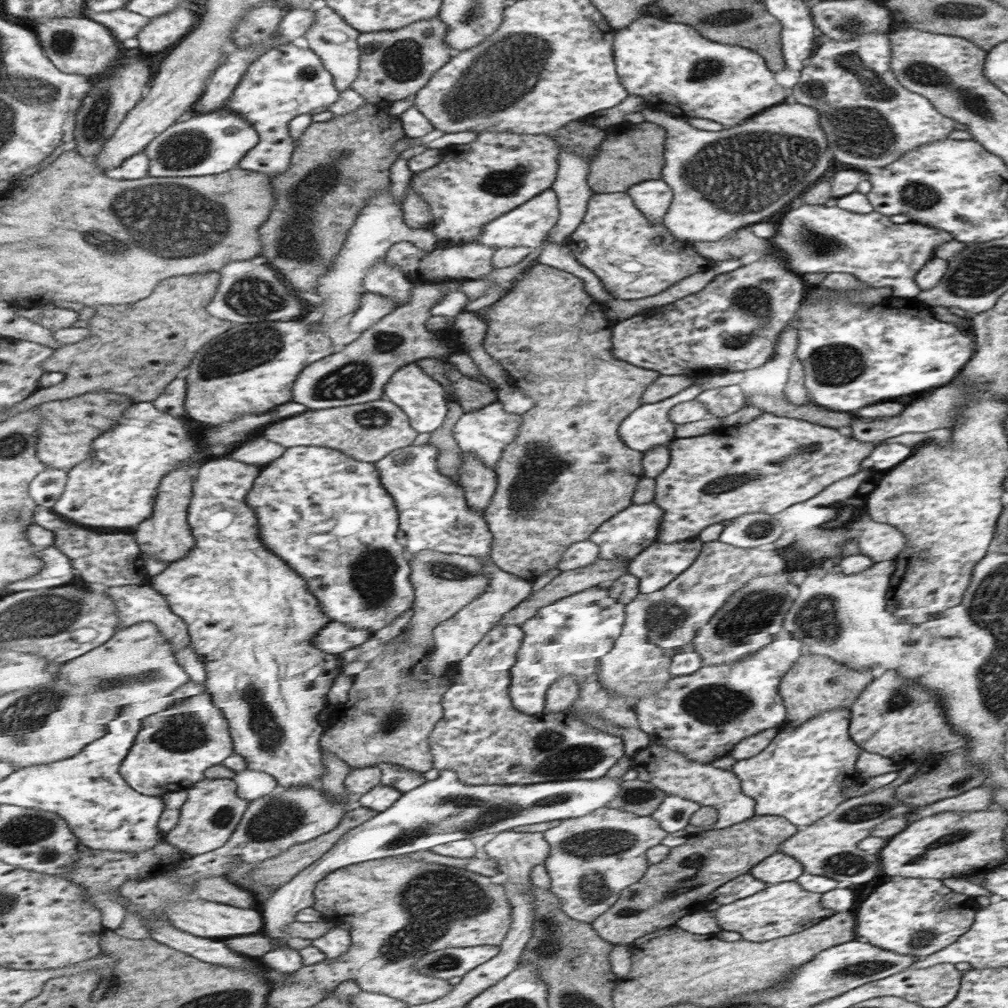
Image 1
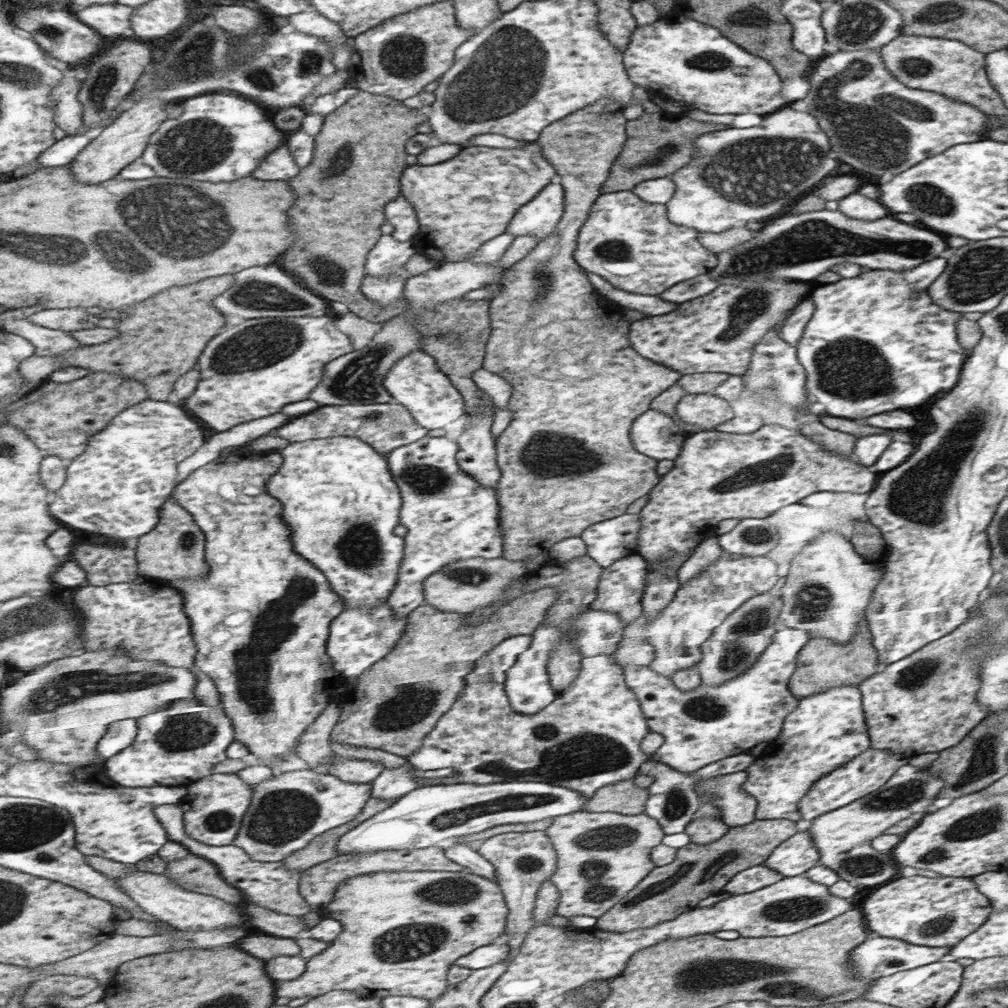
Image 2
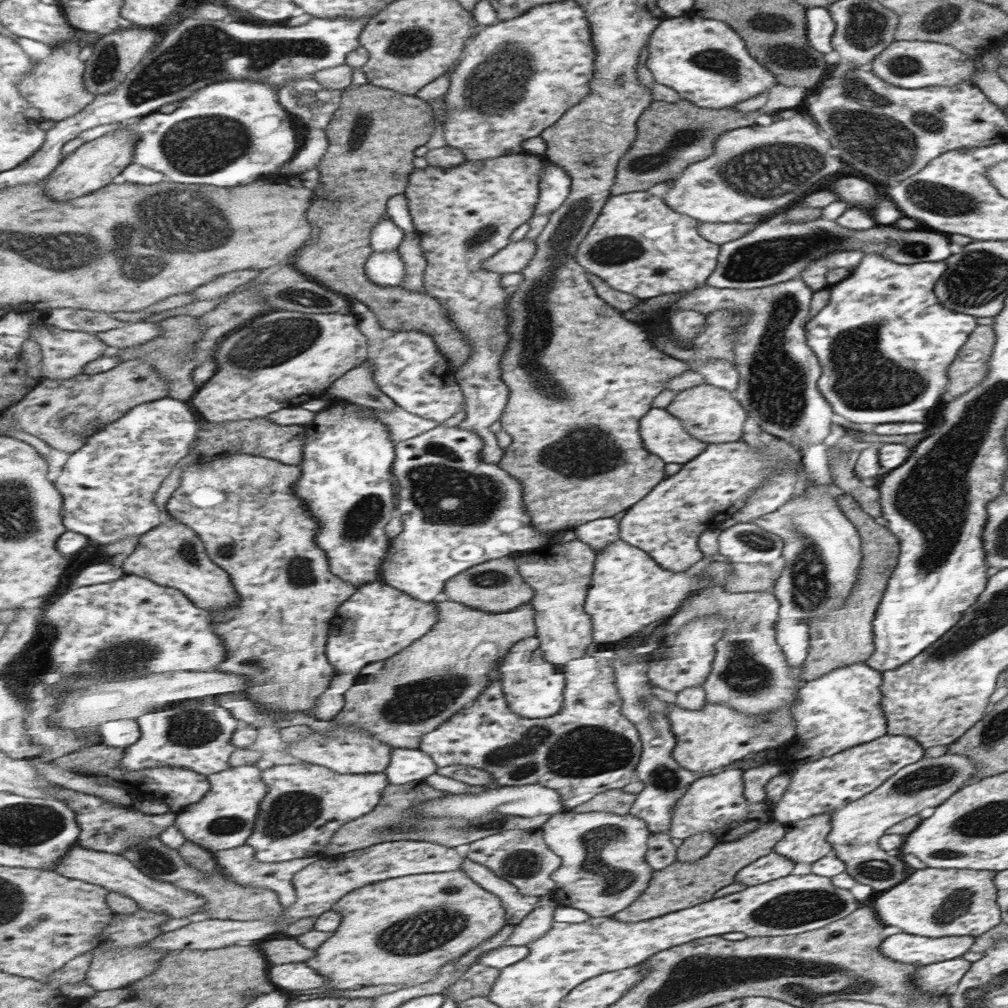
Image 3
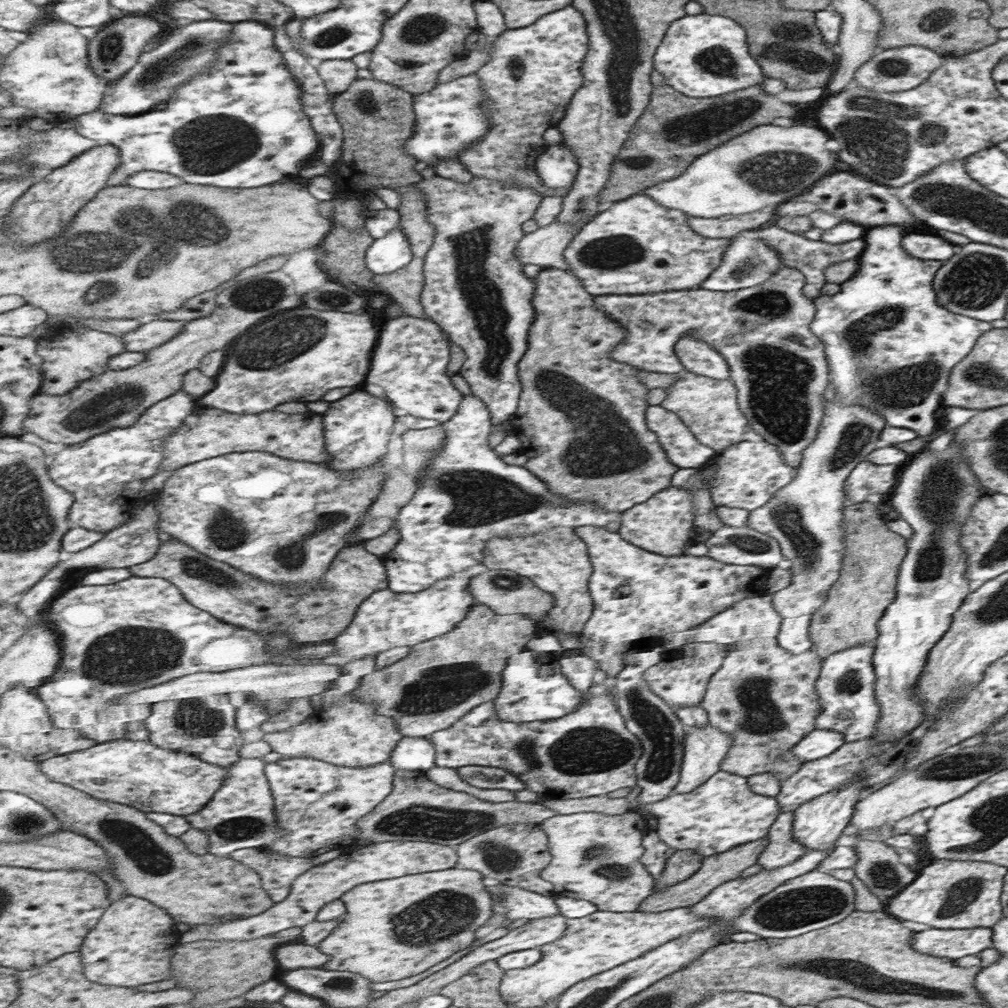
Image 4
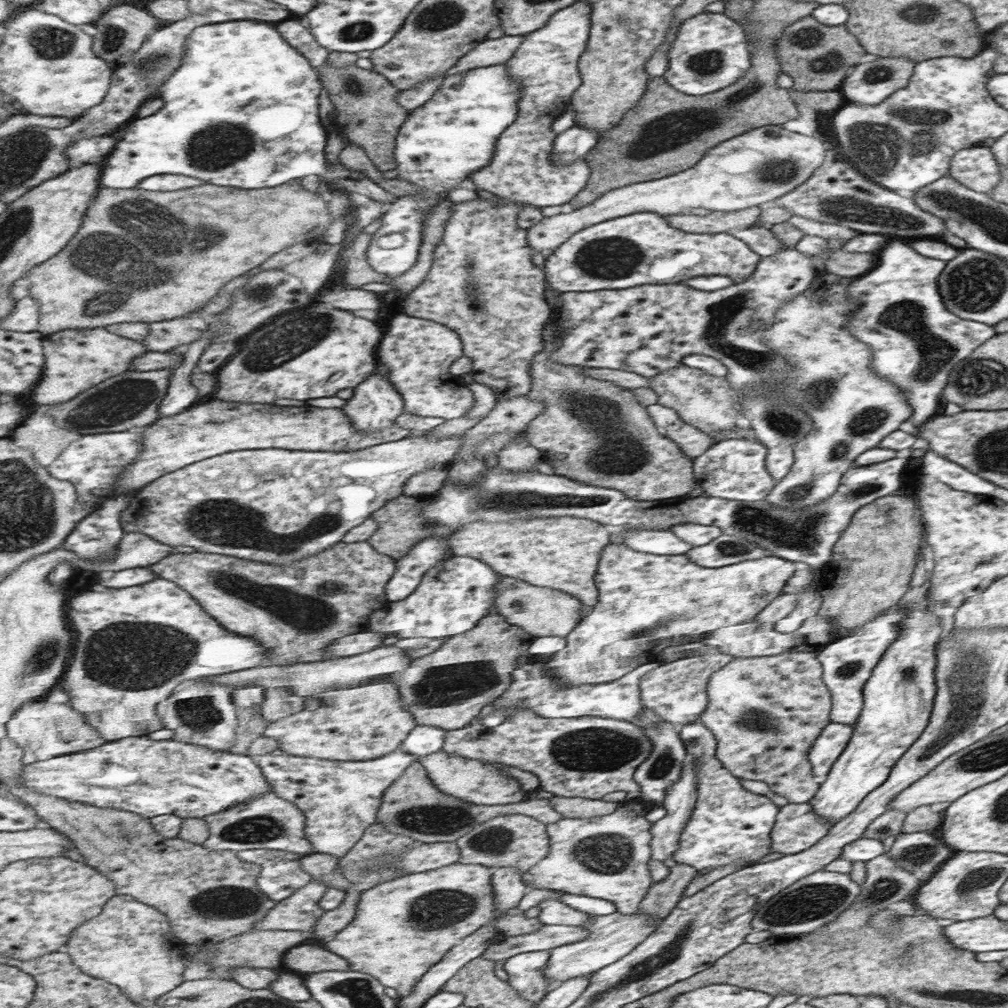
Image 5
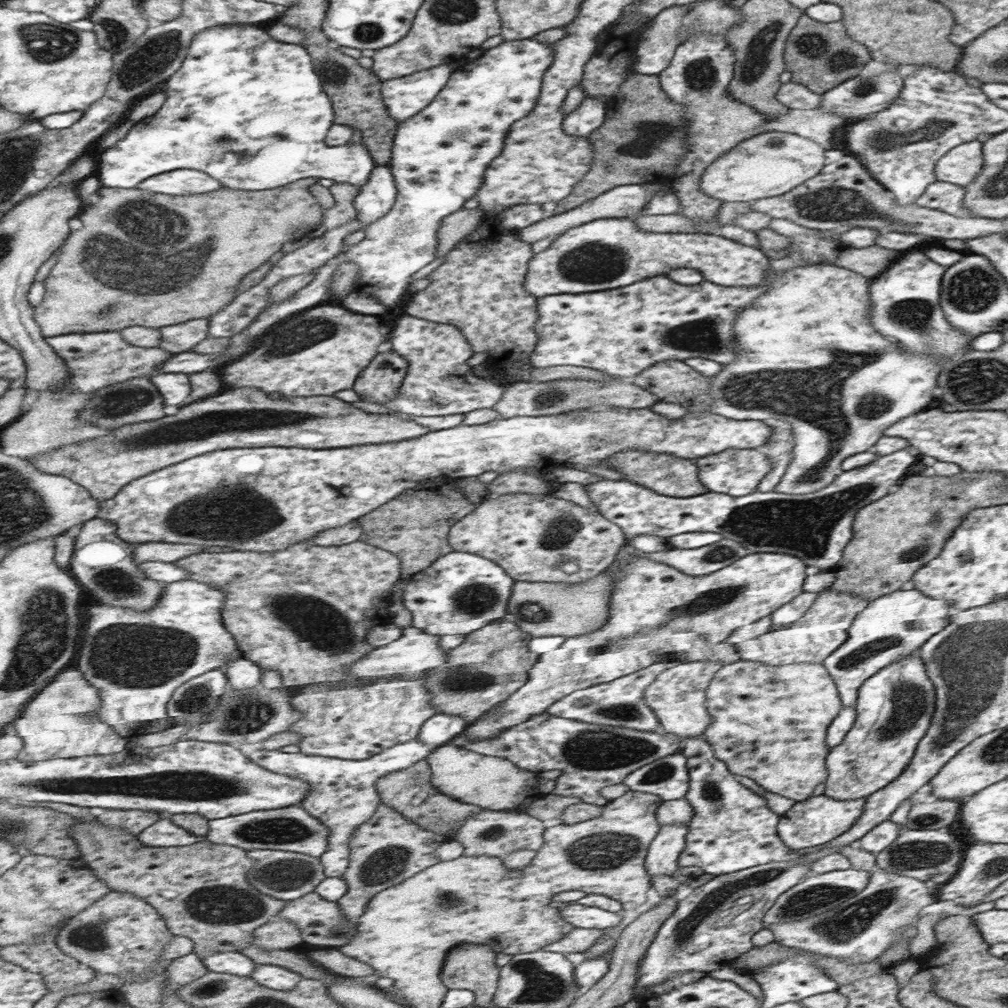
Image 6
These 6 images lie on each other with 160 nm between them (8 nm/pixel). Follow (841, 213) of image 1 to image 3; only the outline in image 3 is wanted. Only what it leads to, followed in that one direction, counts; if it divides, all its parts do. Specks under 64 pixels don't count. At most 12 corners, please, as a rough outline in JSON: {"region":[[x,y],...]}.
{"region":[[763,220],[720,246],[706,286],[761,289],[825,254],[859,248],[901,264],[951,256],[947,236]]}

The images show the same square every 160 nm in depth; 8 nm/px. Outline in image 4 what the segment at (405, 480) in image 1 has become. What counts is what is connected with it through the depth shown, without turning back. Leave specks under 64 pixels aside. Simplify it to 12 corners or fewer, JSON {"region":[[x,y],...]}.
{"region":[[471,393],[394,518],[388,588],[480,568],[487,542],[604,527],[487,447]]}

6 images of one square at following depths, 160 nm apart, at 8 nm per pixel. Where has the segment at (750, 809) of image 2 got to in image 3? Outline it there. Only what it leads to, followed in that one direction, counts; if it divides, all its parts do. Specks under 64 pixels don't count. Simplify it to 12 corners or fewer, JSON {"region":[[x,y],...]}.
{"region":[[769,761],[742,770],[744,798],[762,802],[768,782],[780,772]]}

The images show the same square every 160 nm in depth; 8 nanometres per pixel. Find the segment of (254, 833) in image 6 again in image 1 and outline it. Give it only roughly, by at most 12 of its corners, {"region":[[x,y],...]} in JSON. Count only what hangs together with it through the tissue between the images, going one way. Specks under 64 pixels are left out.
{"region":[[236,781],[185,792],[165,842],[192,857],[227,845],[250,806]]}

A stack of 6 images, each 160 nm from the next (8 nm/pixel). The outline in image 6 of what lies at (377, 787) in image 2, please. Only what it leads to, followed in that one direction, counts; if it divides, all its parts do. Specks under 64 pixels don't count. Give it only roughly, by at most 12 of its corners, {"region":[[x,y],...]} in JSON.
{"region":[[436,712],[415,740],[433,751],[457,736],[458,720]]}

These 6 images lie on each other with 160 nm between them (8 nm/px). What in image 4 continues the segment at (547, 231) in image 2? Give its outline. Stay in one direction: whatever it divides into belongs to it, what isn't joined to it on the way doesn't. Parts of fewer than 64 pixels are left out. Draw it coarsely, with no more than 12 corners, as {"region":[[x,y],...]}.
{"region":[[563,143],[536,157],[537,176],[548,189],[569,187],[577,159]]}

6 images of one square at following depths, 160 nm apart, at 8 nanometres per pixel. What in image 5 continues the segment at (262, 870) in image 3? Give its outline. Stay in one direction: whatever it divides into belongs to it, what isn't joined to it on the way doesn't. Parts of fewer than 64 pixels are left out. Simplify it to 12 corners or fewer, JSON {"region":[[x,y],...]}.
{"region":[[263,850],[260,889],[284,901],[312,881],[301,854]]}

